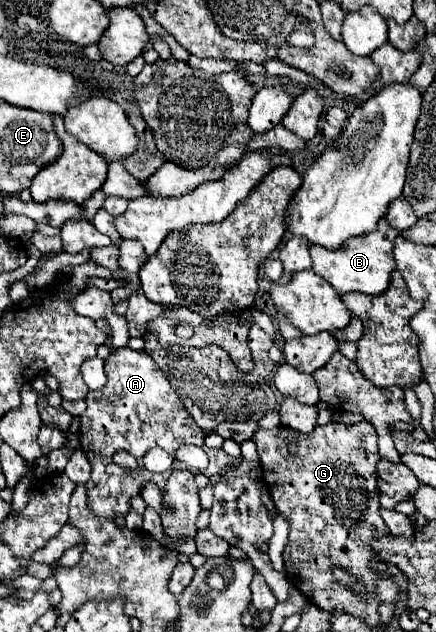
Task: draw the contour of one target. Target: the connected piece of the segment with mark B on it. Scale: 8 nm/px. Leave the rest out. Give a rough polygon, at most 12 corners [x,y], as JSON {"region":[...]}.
{"region":[[382,218],[374,232],[338,250],[312,244],[312,270],[340,296],[378,296],[396,268],[398,234]]}

